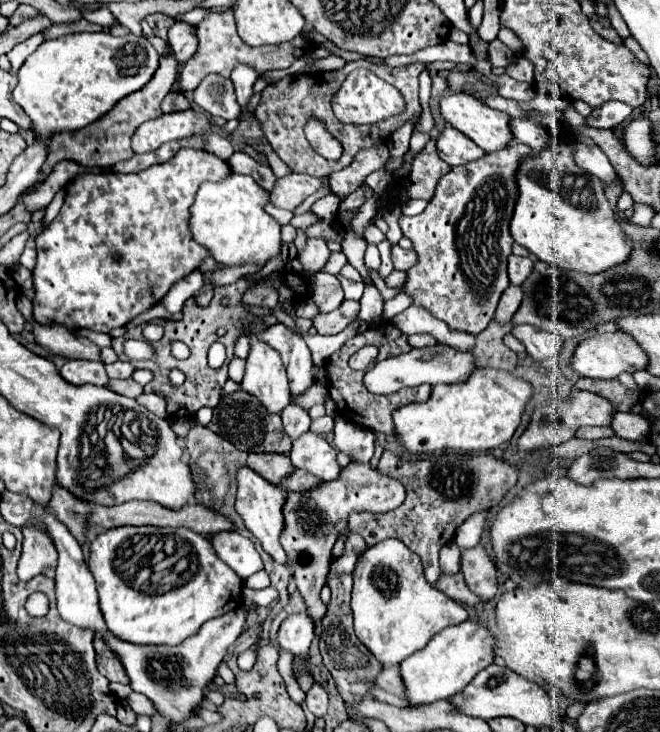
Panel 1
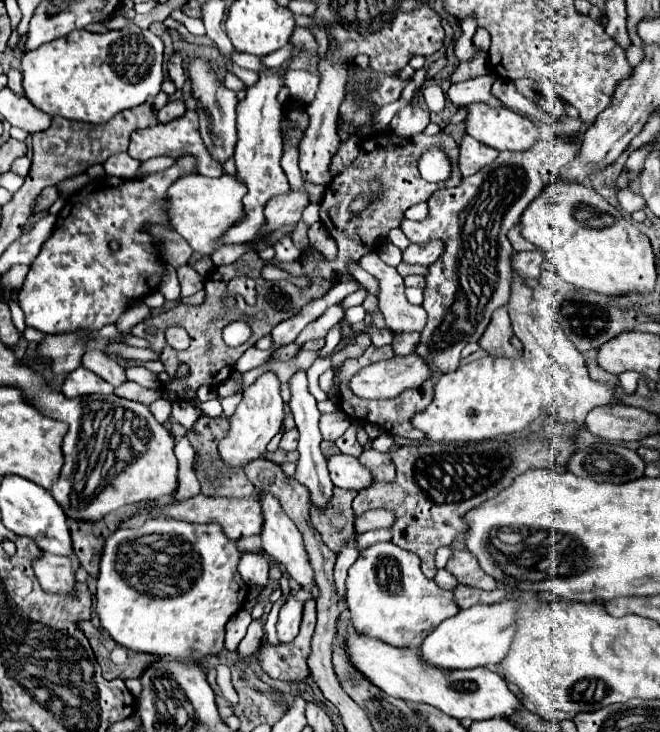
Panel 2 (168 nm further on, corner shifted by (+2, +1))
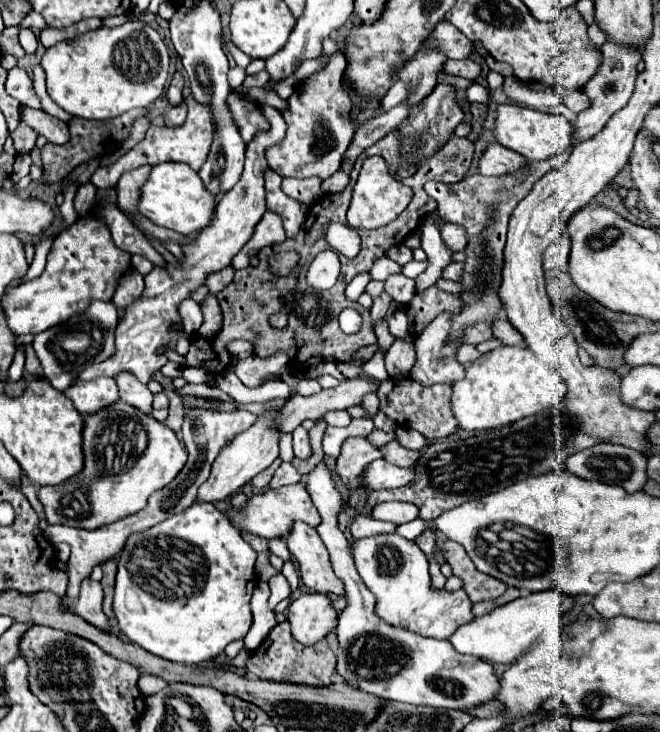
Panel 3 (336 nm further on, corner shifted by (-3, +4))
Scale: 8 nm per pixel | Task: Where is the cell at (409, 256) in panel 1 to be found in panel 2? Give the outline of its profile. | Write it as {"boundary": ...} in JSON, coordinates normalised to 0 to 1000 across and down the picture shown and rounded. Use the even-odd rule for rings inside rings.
{"boundary":[[[656,327],[644,335],[620,335],[617,343],[611,343],[611,357],[632,362],[653,362],[668,351],[668,346],[671,346],[671,329]]]}

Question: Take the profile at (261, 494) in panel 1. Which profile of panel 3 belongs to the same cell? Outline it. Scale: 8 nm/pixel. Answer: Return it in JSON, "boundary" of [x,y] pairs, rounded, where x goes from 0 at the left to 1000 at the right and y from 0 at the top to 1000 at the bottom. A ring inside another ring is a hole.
{"boundary":[[[445,713],[439,730],[430,732],[439,757],[452,765],[452,779],[461,801],[470,806],[482,806],[488,811],[518,814],[521,798],[506,784],[491,740],[485,738],[479,721]]]}

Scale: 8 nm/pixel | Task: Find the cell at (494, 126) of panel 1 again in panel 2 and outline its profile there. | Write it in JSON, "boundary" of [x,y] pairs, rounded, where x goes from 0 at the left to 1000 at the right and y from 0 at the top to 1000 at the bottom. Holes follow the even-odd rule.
{"boundary":[[[717,141],[708,152],[708,182],[747,204],[798,206],[817,193],[814,171],[768,146]]]}

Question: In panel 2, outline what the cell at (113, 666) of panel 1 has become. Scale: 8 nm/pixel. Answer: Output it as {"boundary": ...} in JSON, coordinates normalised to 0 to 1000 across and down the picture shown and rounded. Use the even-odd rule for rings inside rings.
{"boundary":[[[120,848],[117,854],[135,873],[135,878],[144,889],[144,898],[156,914],[159,928],[214,925],[217,917],[235,903],[232,895],[208,892],[208,889],[177,881],[171,873],[165,873],[147,857],[141,857],[138,848]]]}

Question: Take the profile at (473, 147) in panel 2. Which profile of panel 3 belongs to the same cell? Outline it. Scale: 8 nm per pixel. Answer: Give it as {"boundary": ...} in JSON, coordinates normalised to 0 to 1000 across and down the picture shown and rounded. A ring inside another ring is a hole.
{"boundary":[[[745,194],[733,205],[733,210],[727,213],[724,238],[733,238],[733,240],[761,240],[761,238],[770,238],[770,235],[782,235],[782,232],[788,232],[797,224],[800,224],[800,219],[794,213],[782,210],[779,205],[764,202],[755,194]]]}

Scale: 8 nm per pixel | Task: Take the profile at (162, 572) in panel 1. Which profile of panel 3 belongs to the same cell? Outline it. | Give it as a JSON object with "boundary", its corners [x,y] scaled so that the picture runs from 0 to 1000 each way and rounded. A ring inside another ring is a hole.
{"boundary":[[[294,686],[230,724],[200,730],[179,765],[170,822],[182,863],[227,893],[261,904],[300,910],[327,899],[352,874],[370,872],[382,852],[379,817],[391,792],[385,768],[388,754],[321,686]]]}

